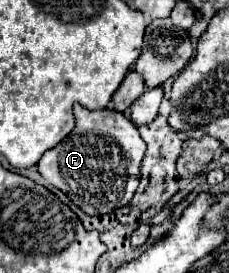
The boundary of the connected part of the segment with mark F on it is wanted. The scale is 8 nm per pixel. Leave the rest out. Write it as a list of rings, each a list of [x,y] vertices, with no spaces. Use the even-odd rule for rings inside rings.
[[[75,104],[75,128],[39,160],[41,176],[65,192],[85,214],[101,216],[127,206],[139,186],[139,166],[145,156],[145,142],[129,118],[117,110],[87,110]]]

